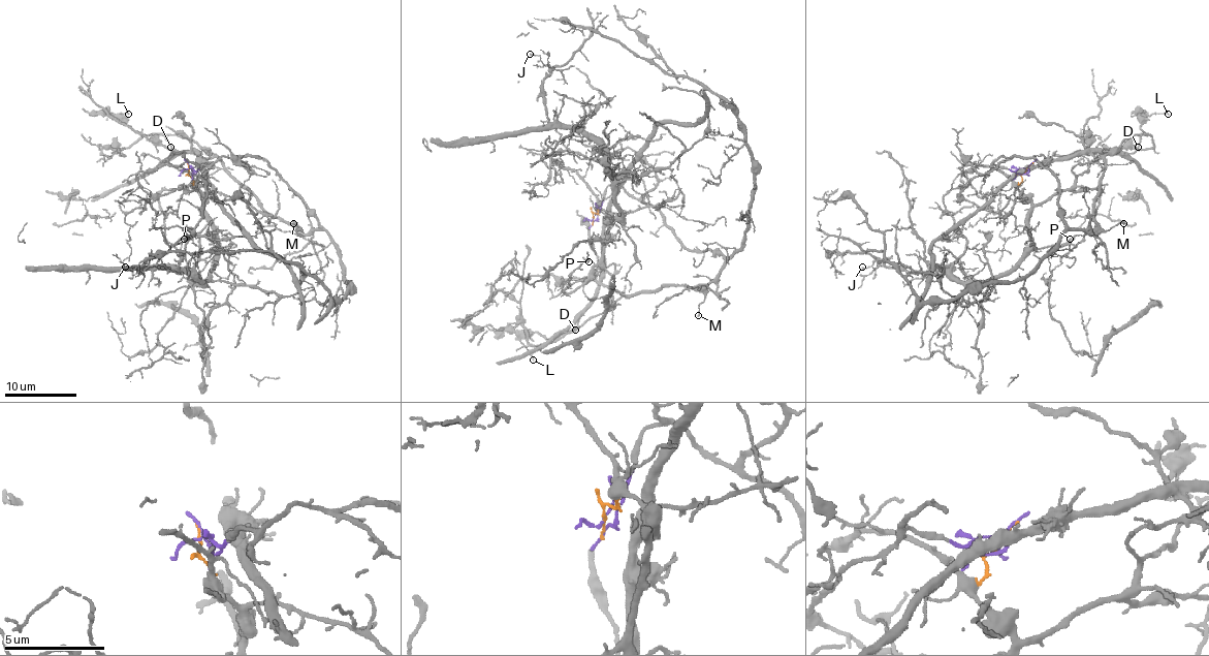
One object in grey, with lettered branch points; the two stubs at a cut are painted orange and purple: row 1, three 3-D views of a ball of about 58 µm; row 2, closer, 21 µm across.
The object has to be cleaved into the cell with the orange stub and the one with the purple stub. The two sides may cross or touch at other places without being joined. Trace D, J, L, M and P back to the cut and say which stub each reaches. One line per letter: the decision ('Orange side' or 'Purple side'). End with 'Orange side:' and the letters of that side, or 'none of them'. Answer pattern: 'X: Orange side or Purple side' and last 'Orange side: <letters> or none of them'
D: Purple side
J: Orange side
L: Purple side
M: Purple side
P: Orange side
Orange side: J, P

